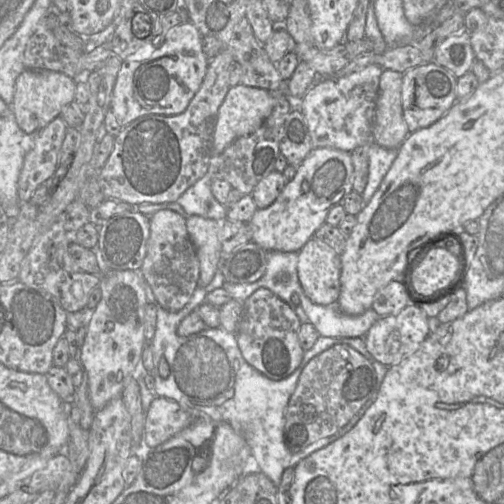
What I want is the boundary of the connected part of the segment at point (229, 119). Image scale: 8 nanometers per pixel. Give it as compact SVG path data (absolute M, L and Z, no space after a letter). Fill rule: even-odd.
M243 84L230 87L218 111L214 130L213 153L222 153L234 140L248 136L261 127L275 106L274 94L268 90Z

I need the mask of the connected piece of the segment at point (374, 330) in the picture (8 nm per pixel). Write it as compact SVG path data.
M411 304L397 314L380 317L367 331L364 341L368 352L375 360L386 366L396 366L428 337L432 328L432 319L426 315L421 306Z

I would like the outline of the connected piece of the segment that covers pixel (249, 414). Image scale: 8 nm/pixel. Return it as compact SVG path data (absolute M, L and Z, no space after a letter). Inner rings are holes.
M141 274L140 277L148 303L157 308L155 334L147 344L153 353L154 367L148 372L155 380L155 395L177 402L192 414L207 415L214 421L229 423L248 443L251 449L251 465L266 475L276 487L279 486L287 468L294 468L313 452L347 434L376 400L378 392L374 386L370 399L342 429L332 436L310 444L300 452L291 453L283 441L284 415L303 370L303 363L300 363L288 377L272 380L247 363L238 346L235 333L217 327L206 328L189 336L179 336L176 330L180 322L204 301L200 302L199 296L195 296L179 311L169 312L159 305L144 277ZM160 359L165 359L169 366L170 374L167 378L162 378L159 374Z

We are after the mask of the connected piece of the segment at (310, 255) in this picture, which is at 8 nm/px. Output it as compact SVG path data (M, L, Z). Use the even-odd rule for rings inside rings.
M312 237L298 252L298 279L305 295L318 305L335 305L340 294L341 259L330 246Z

